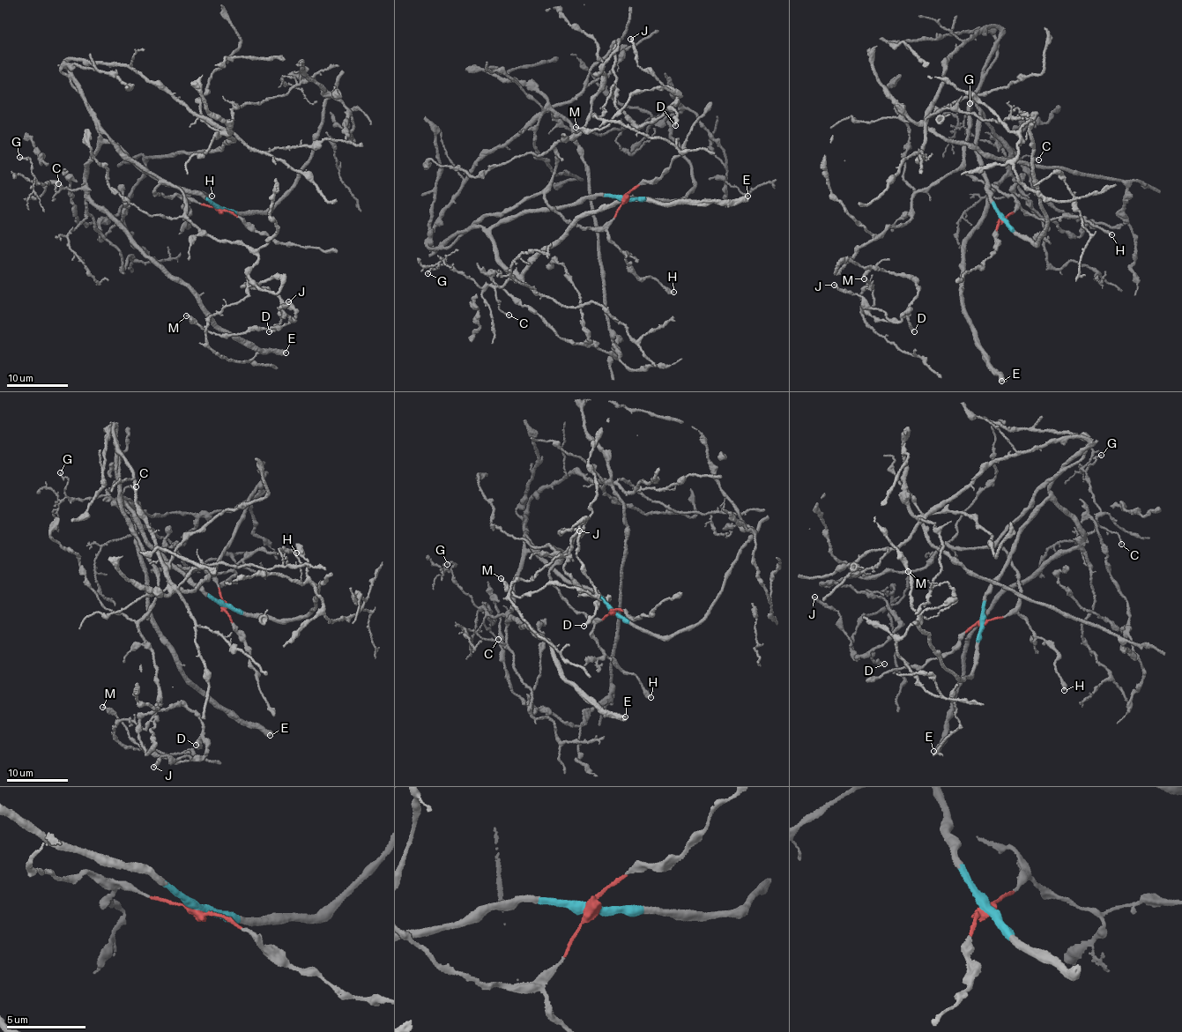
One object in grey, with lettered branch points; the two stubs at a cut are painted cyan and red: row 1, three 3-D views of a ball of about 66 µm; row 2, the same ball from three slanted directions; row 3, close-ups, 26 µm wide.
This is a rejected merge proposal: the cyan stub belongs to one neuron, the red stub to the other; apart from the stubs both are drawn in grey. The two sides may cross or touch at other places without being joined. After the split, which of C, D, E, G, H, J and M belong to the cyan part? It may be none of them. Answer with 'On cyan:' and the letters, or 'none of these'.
On cyan: C, E, G

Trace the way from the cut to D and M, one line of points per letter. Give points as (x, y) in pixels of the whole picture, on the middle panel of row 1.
D: (625, 199), (581, 228), (544, 198), (616, 41), (614, 106), (638, 126), (668, 107), (675, 126)
M: (625, 199), (601, 226), (556, 210), (555, 144), (617, 42), (628, 118), (679, 94), (575, 127)

